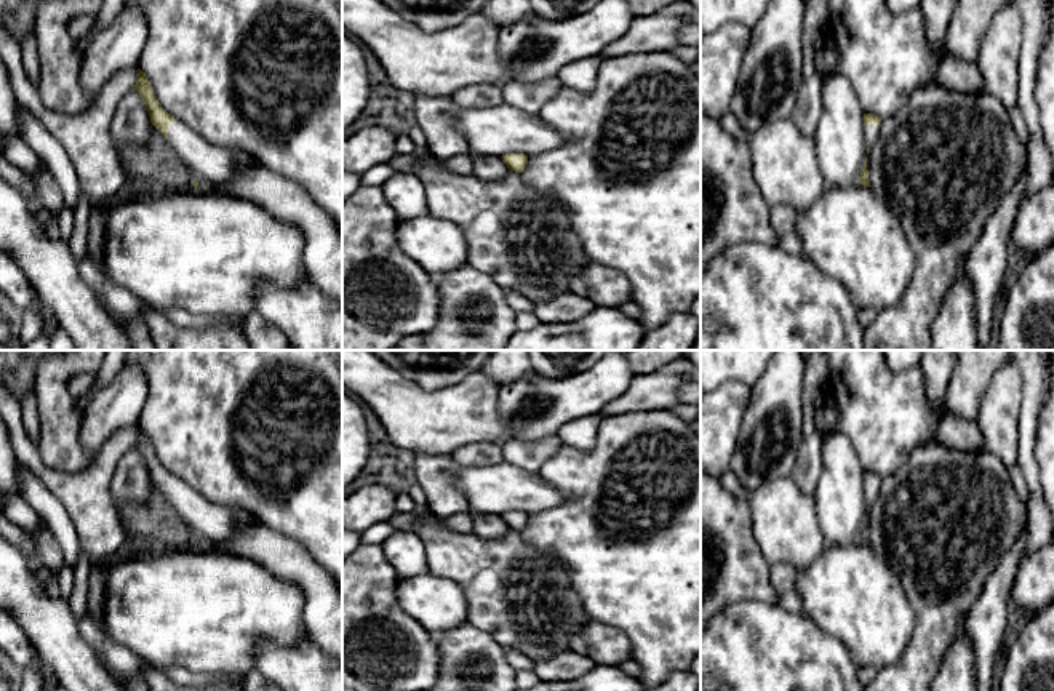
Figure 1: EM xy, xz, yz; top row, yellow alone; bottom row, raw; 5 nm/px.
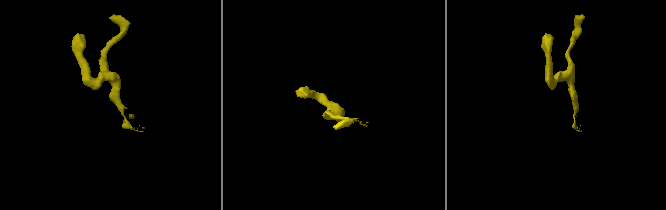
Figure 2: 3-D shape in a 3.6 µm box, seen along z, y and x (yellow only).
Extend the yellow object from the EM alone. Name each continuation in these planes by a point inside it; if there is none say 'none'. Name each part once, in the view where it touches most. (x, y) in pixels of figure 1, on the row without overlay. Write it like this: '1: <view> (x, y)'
1: xy (211, 523)

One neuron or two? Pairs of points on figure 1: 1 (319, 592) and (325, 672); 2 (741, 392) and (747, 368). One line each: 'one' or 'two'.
1: two
2: two

